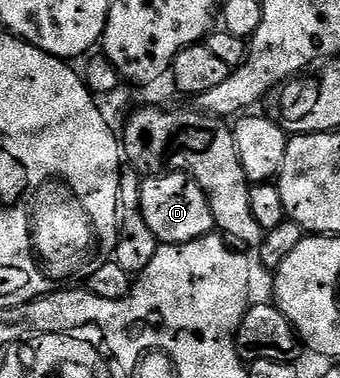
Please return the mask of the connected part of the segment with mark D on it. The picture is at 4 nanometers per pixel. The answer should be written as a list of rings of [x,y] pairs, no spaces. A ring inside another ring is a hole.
[[[165,172],[163,176],[145,176],[140,181],[142,218],[150,226],[150,234],[160,244],[185,244],[213,235],[216,219],[206,194],[184,172]]]

